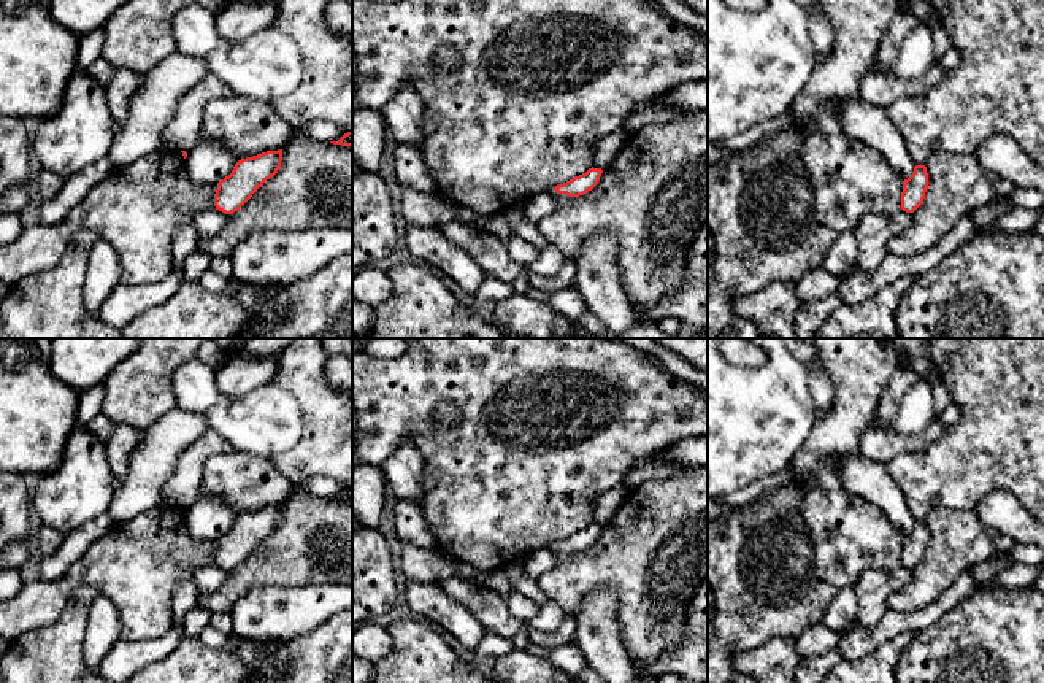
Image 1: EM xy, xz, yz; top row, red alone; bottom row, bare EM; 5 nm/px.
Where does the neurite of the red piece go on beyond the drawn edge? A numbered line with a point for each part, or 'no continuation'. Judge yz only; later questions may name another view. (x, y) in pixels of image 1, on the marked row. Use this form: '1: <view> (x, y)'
no continuation

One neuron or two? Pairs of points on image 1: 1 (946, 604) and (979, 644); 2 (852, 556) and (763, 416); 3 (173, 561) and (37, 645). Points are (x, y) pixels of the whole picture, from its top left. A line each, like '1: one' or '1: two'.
1: two
2: two
3: two

